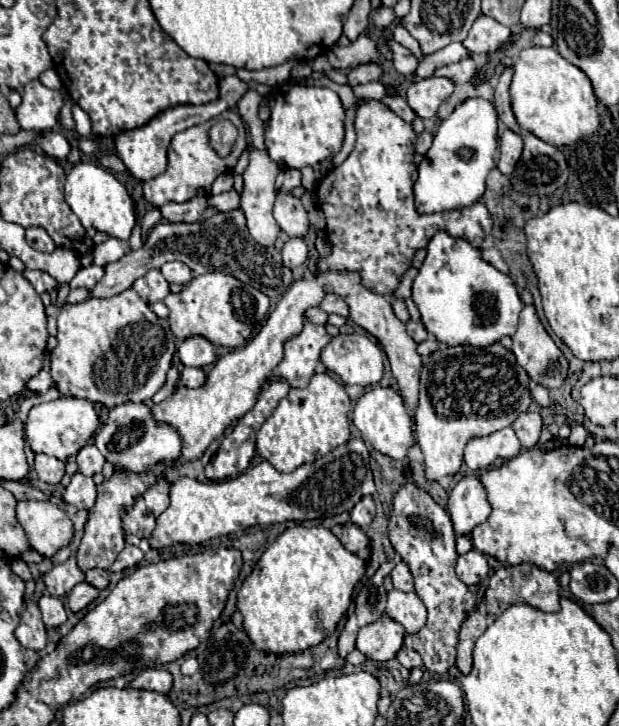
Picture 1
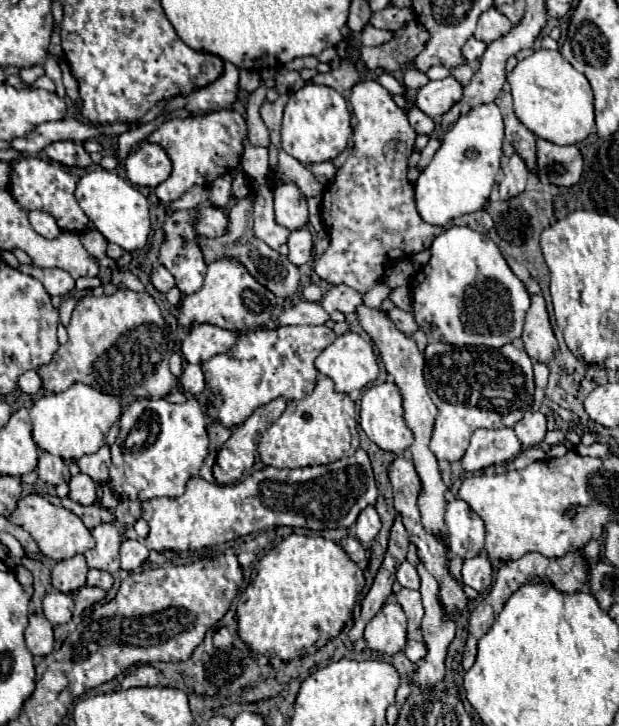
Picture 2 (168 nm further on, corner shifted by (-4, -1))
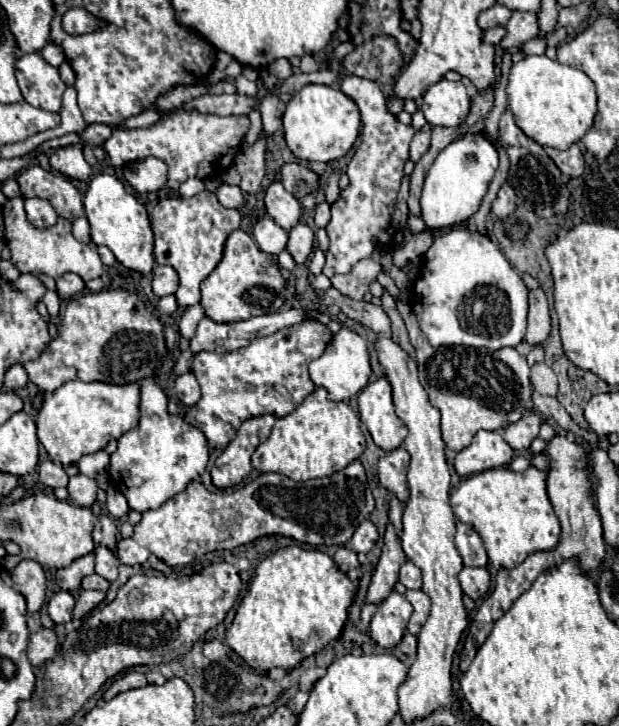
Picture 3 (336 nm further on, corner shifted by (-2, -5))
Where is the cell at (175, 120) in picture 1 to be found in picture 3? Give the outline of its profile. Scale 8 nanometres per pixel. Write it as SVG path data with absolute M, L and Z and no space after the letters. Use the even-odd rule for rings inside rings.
M150 156L124 166L124 178L140 194L156 192L164 188L168 180L168 166L162 160Z

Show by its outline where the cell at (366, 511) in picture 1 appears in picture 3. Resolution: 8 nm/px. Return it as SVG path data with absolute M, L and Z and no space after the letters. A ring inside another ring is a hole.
M364 520L364 522L356 528L350 544L352 544L352 550L354 550L354 552L366 554L366 552L370 552L370 550L374 548L376 540L378 540L378 530L376 530L376 526L372 524L372 520Z

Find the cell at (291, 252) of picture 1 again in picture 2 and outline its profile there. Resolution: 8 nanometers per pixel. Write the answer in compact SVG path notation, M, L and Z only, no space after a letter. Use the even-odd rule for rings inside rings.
M308 228L294 230L288 238L288 248L290 248L290 262L296 266L306 264L312 258L312 234Z

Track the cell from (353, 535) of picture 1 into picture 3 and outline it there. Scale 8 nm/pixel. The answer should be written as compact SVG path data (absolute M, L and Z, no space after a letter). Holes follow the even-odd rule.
M340 546L340 548L336 550L336 554L334 554L334 562L338 564L338 568L340 568L342 572L348 572L348 570L352 570L352 568L358 566L358 556L356 556L356 552L350 550L348 546Z

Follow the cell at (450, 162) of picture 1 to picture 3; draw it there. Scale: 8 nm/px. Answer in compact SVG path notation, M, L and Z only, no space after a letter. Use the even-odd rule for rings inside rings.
M462 134L450 142L434 160L424 178L420 208L428 230L452 226L478 212L490 180L498 170L498 152L484 134Z

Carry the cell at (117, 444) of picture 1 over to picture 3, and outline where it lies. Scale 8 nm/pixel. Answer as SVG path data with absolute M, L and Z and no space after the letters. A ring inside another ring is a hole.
M154 378L142 382L140 390L140 420L118 440L118 450L110 456L112 486L128 500L130 510L156 510L176 494L180 494L192 480L198 480L208 464L210 446L206 436L190 426L182 416L168 412L168 398L156 386Z

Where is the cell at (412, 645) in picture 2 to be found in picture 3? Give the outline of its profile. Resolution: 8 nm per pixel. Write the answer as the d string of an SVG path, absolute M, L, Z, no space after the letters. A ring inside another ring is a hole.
M404 634L404 638L402 638L402 642L398 644L398 648L406 654L406 656L410 656L410 658L414 658L416 656L416 636L412 636L412 634Z

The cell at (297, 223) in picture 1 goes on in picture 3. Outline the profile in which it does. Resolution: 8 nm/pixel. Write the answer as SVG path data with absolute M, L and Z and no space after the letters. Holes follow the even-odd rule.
M272 182L268 186L266 196L264 196L264 204L266 204L266 212L284 230L294 228L300 222L302 212L304 212L304 208L298 202L298 198L294 198L280 182Z

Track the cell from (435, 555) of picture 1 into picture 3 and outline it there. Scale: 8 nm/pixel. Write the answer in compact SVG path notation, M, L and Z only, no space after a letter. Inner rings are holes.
M396 448L396 450L388 452L378 462L380 484L388 492L394 492L394 496L402 504L406 504L406 470L408 470L408 462L410 462L410 456L406 454L404 448Z

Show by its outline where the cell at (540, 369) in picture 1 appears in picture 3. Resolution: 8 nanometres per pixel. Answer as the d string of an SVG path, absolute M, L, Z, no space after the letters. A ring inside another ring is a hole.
M530 290L530 312L528 312L528 332L526 342L530 346L540 346L550 336L550 308L544 292Z

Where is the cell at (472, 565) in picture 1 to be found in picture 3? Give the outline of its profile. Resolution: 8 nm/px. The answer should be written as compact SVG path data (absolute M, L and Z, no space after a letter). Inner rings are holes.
M464 568L458 578L464 594L468 594L472 600L480 600L488 594L490 574L486 568Z

